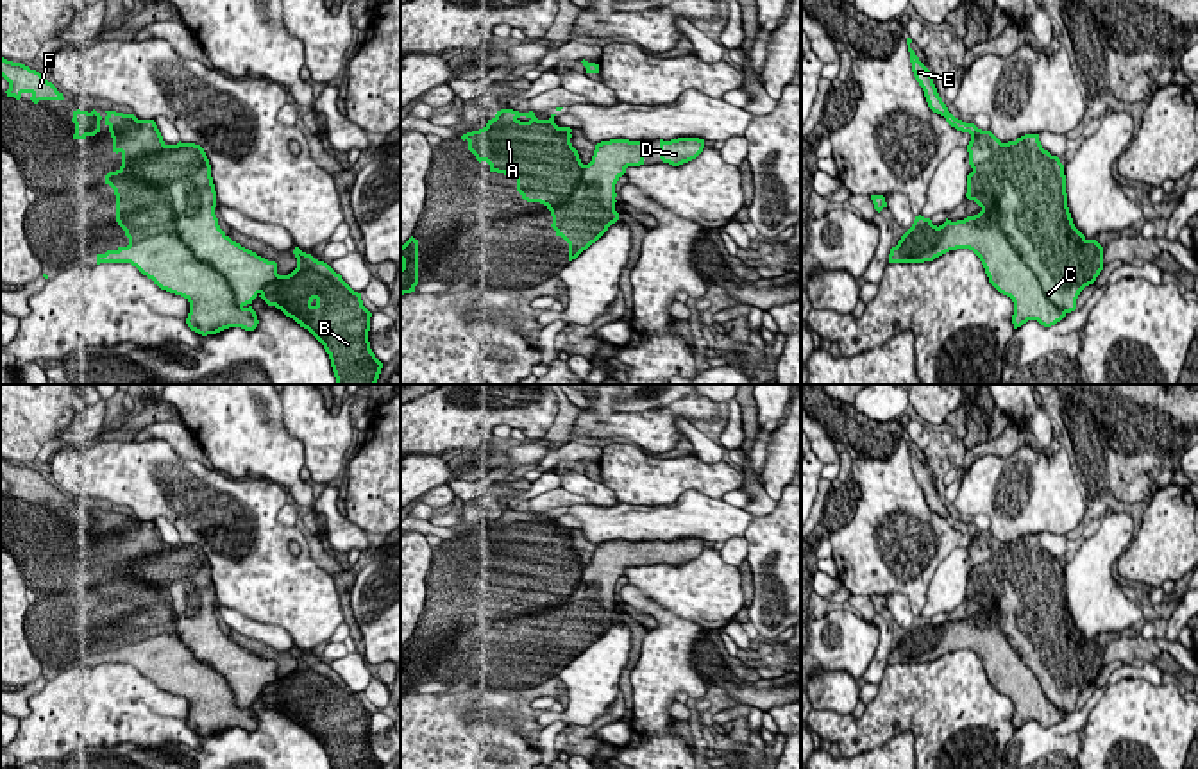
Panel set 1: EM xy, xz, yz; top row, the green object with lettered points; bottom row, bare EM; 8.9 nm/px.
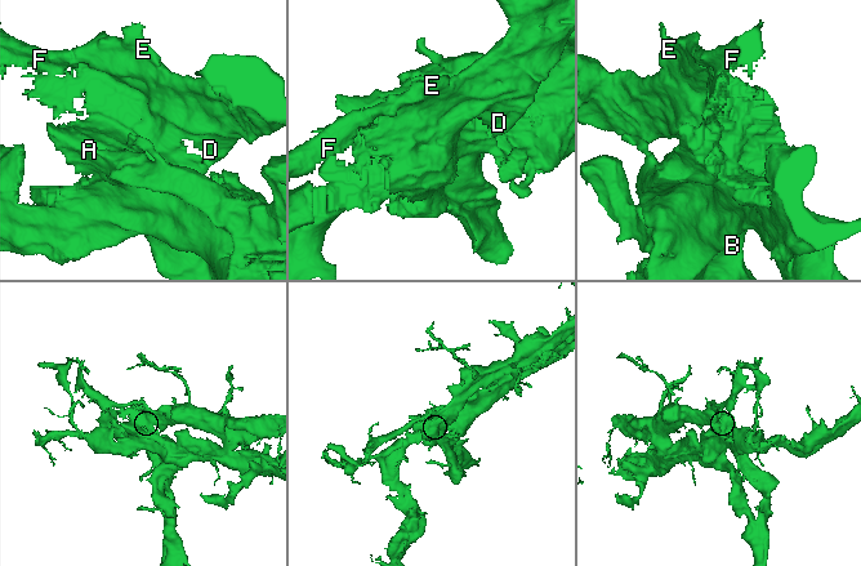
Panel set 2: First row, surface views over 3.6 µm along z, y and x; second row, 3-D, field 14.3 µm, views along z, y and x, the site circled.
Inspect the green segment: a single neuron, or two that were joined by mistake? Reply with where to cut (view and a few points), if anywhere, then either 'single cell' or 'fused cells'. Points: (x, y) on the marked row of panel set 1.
cut in xy along (211, 177), (210, 201), (181, 211), (177, 236), (242, 308); fused cells

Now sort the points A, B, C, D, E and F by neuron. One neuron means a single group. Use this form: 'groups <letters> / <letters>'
groups A B / C D E F

